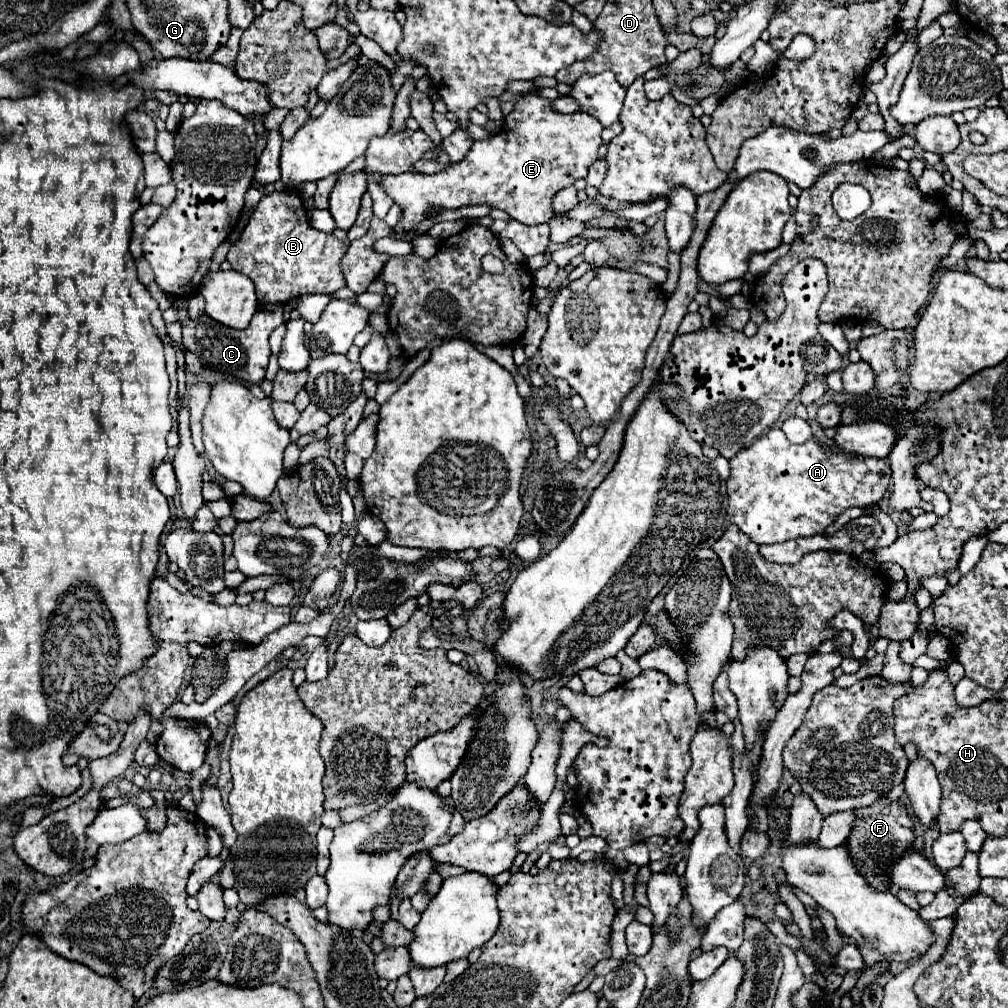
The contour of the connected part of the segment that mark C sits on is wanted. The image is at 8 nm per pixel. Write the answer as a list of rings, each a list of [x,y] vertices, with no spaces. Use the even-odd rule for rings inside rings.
[[[265,304],[253,316],[249,328],[233,330],[227,328],[209,316],[201,316],[199,320],[187,320],[183,324],[183,346],[191,350],[203,364],[205,370],[217,370],[219,374],[207,374],[209,382],[213,384],[219,378],[225,380],[239,380],[247,384],[259,384],[265,378],[267,362],[271,356],[269,350],[269,334],[281,326],[283,320],[283,306],[281,304]]]

